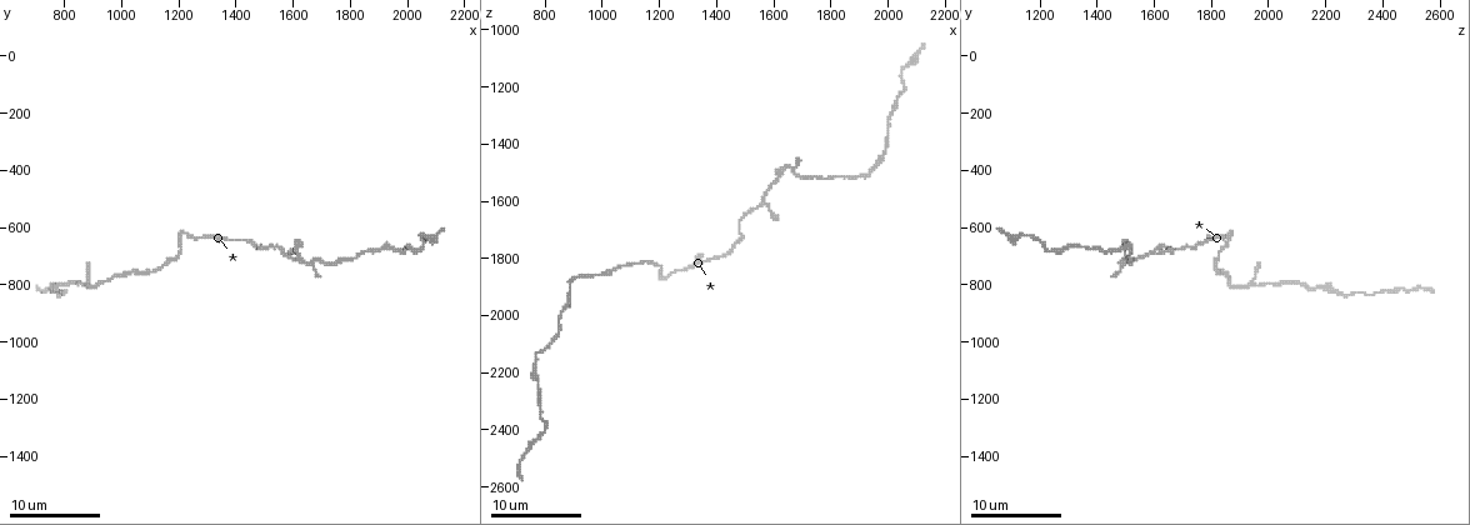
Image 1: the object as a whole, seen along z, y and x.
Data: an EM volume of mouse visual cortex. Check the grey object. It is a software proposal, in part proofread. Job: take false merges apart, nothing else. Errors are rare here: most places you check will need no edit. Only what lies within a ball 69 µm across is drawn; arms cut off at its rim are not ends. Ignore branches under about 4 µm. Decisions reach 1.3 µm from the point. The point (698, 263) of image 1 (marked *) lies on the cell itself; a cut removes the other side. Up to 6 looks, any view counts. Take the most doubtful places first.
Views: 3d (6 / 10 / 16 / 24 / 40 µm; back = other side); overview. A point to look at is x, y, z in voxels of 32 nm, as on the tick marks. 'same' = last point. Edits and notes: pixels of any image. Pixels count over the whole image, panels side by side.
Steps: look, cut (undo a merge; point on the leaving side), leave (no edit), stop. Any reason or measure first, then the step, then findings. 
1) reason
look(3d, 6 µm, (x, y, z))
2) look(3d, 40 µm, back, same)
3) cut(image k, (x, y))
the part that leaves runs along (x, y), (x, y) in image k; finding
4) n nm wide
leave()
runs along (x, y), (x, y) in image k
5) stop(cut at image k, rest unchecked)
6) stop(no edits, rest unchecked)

three-way junction
look(3d, 10 µm, (1670, 730, 1490))

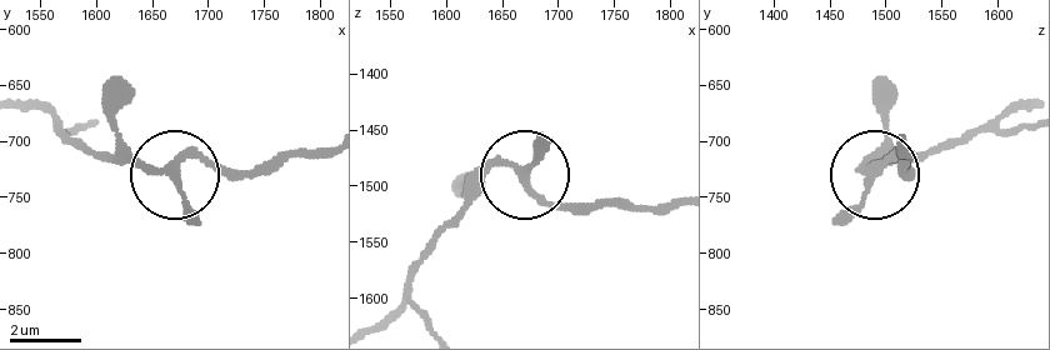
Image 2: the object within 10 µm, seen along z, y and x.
leave()
runs along (24, 105), (114, 159), (168, 171), (195, 159), (236, 168) in image 2; all the same cell

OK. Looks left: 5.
look(3d, 16 µm, (2030, 680, 1230))

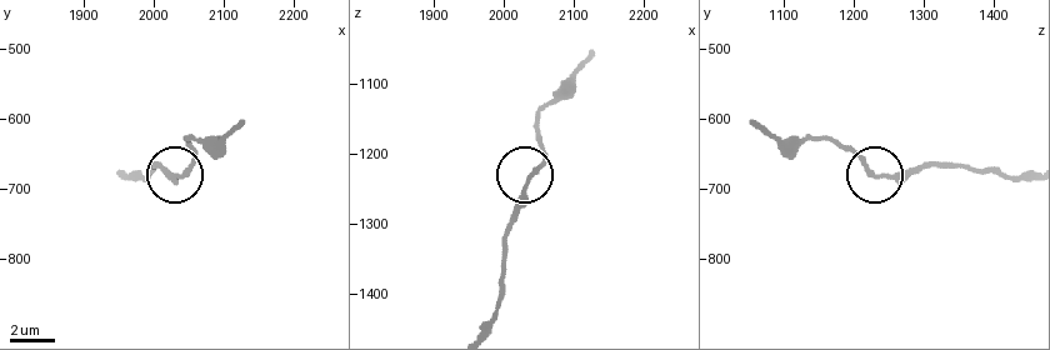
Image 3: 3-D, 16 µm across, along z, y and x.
leave()
runs along (1029, 171), (923, 166), (883, 178), (840, 145) in image 3; all the same cell

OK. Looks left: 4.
look(3d, 10 µm, (1880, 670, 1510))

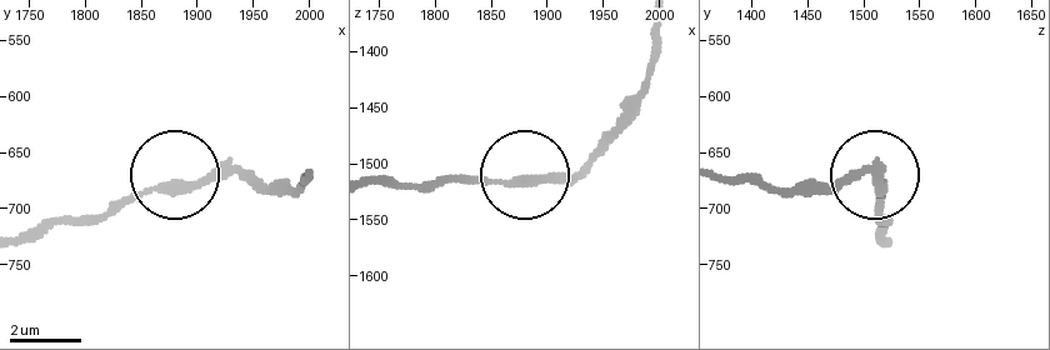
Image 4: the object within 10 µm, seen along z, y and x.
look(3d, 10 µm, back, (1876, 680, 1516))

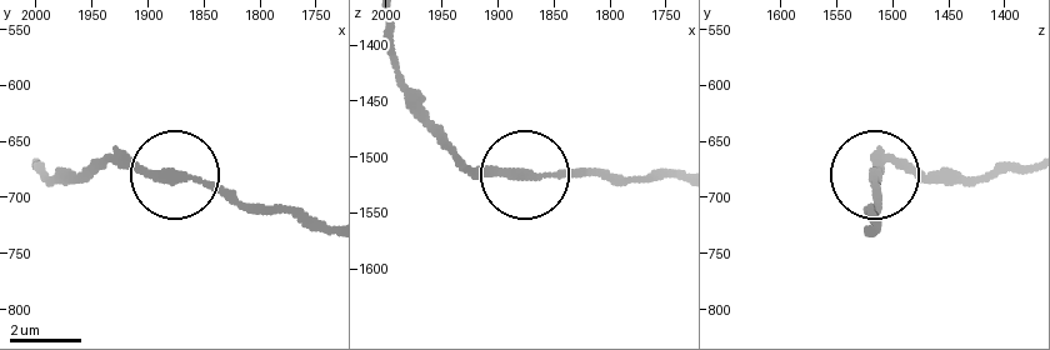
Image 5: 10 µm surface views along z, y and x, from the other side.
leave()
runs along (323, 224), (101, 161) in image 5; one cell here

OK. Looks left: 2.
stop(no edits, rest unchecked)

